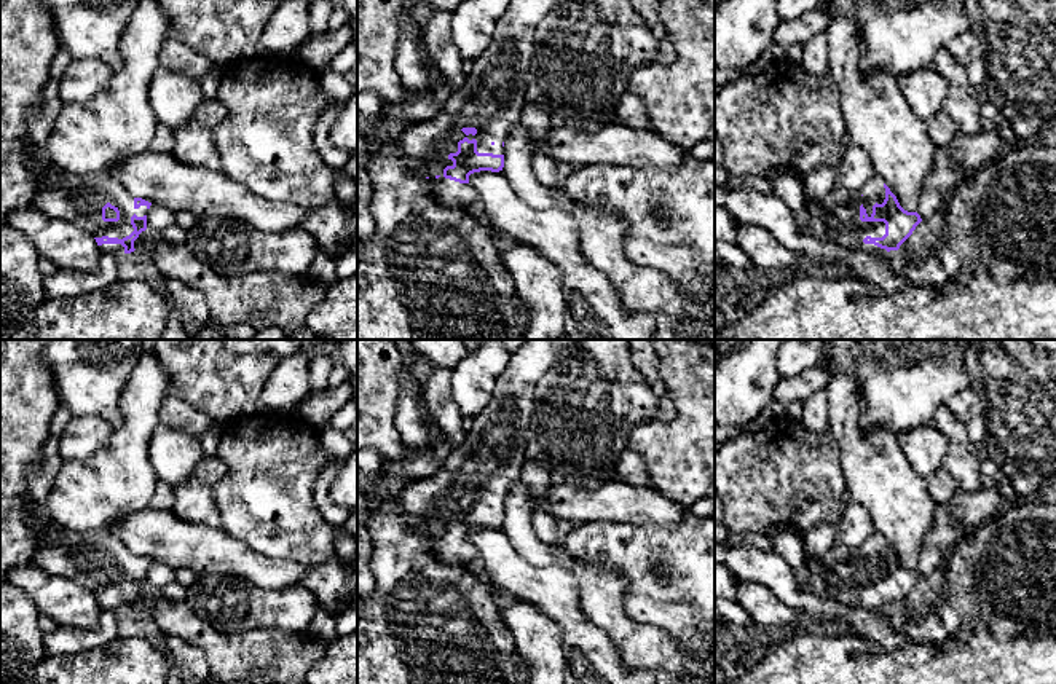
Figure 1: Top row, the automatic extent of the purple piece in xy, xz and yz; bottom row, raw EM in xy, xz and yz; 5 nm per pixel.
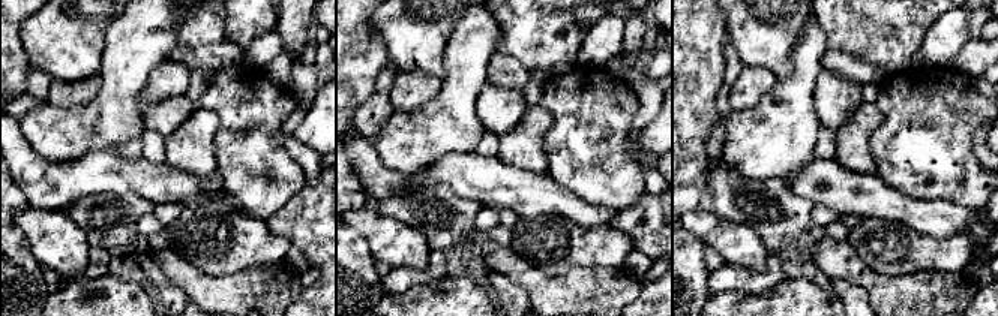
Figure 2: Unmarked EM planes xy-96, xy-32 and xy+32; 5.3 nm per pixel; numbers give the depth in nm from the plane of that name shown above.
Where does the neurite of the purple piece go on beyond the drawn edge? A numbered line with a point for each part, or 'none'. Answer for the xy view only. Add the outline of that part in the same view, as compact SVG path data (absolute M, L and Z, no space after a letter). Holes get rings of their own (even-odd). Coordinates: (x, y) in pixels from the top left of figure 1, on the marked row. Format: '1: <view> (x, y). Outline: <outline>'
1: xy (78, 200). Outline: M64 172L53 188L37 188L32 207L40 209L51 218L69 222L94 238L129 236L134 228L131 217L147 215L147 206L134 207L134 196L124 187L105 175L77 175ZM110 202L120 210L118 222L104 222L102 207Z

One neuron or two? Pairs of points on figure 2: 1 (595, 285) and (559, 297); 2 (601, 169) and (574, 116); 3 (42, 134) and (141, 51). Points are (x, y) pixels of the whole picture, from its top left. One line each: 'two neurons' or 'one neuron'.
1: one neuron
2: one neuron
3: one neuron

